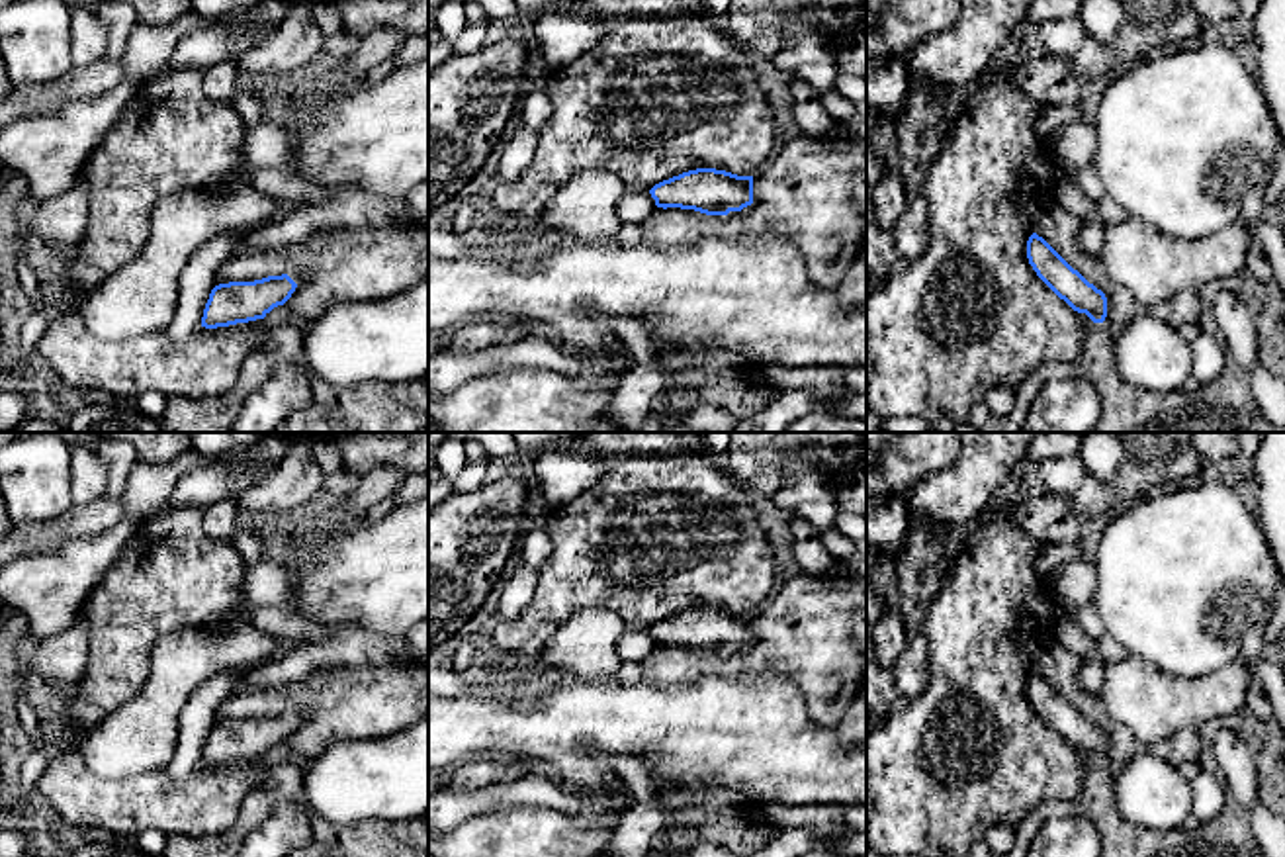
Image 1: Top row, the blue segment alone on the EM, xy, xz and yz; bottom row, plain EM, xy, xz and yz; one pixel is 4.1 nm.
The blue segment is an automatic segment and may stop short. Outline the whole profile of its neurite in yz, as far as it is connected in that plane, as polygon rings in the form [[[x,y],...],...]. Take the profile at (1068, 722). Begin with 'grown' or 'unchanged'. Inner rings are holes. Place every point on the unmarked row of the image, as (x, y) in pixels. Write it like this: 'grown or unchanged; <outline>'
unchanged; [[[1033,671],[1027,679],[1027,697],[1037,714],[1074,749],[1086,751],[1093,761],[1107,755],[1107,736],[1074,708],[1042,675]]]

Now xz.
unchanged; [[[696,607],[655,622],[649,632],[663,648],[681,646],[706,654],[728,654],[753,642],[753,614]]]

